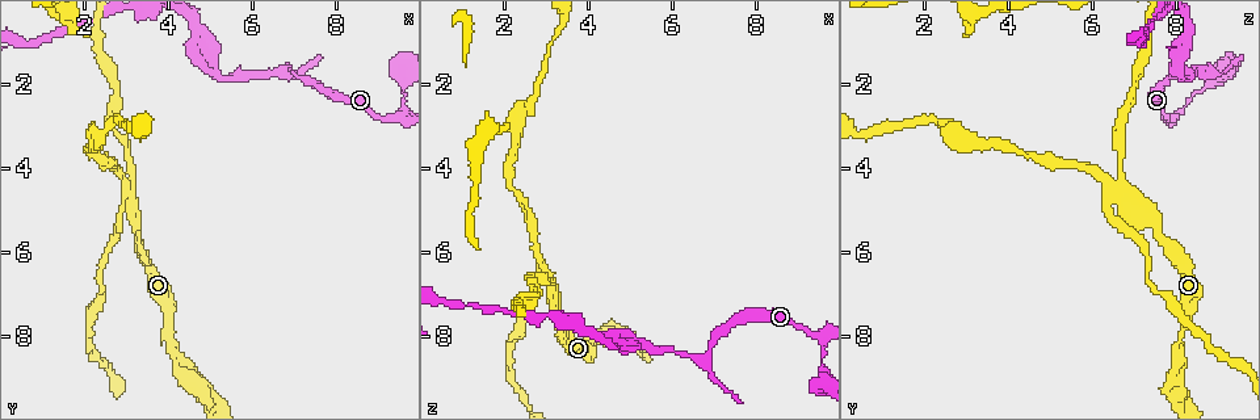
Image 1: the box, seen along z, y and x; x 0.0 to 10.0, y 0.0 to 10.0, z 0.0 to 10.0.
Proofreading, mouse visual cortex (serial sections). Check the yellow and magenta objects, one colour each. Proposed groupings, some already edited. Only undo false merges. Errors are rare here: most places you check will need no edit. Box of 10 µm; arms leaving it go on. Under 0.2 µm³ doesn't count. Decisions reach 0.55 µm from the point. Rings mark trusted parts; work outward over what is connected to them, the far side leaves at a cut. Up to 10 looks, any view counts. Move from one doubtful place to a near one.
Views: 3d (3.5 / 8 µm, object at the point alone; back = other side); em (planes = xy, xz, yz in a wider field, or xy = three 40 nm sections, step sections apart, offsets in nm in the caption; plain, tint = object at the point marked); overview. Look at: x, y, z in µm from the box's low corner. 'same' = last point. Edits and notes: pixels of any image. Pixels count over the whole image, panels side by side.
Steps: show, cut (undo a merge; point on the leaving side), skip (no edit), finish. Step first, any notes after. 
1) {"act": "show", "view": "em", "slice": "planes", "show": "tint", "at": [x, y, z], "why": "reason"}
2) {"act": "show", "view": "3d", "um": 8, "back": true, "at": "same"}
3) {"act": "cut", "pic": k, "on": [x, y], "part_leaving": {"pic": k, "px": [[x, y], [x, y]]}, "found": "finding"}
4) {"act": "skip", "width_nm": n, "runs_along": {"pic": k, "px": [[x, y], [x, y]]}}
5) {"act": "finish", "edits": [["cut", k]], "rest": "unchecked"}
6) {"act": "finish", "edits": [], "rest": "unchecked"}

{"act": "show", "view": "3d", "um": 3.5, "at": [6.70, 1.80, 8.60]}

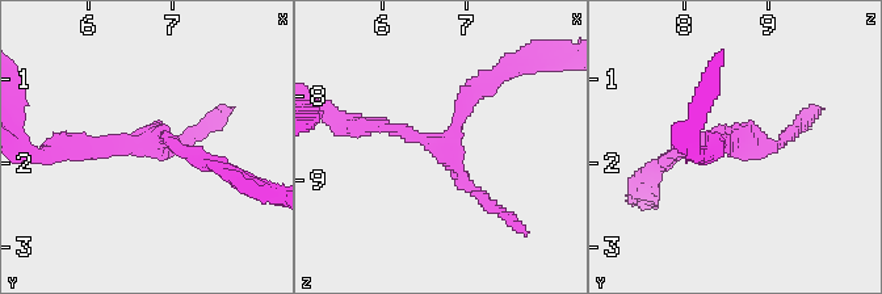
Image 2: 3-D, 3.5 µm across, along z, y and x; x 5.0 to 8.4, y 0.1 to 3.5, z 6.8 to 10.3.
{"act": "show", "view": "em", "slice": "planes", "show": "tint", "at": [6.75, 1.75, 8.60]}

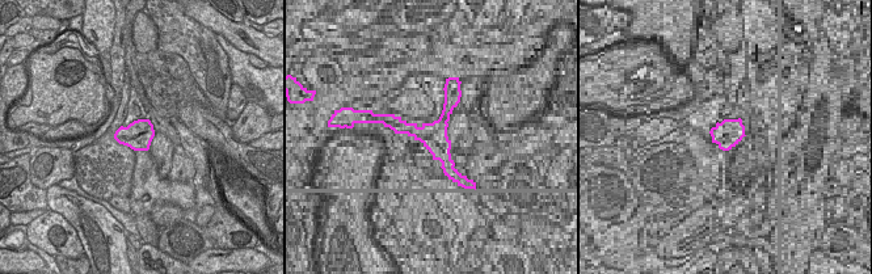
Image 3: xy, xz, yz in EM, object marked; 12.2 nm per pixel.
{"act": "skip", "found": "one cell here"}

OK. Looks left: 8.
{"act": "show", "view": "3d", "um": 8, "at": [3.10, 4.50, 6.55], "why": "four or more arms meet"}

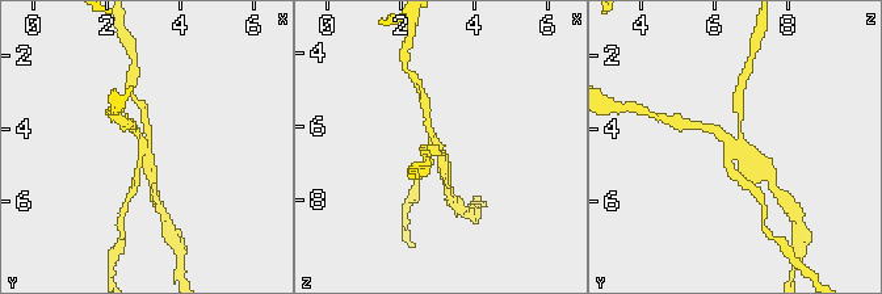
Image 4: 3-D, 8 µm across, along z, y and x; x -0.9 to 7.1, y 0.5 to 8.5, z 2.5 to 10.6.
{"act": "show", "view": "3d", "um": 3.5, "at": "same"}

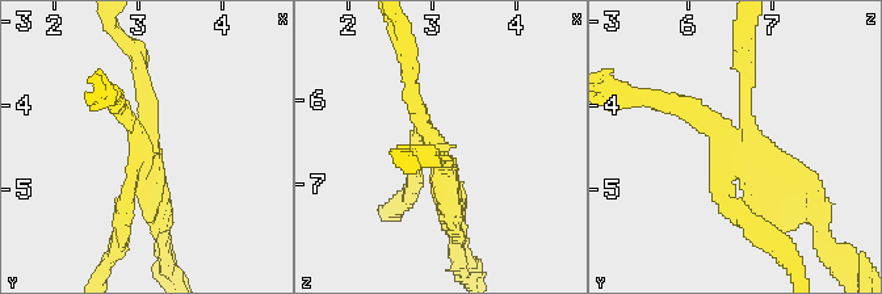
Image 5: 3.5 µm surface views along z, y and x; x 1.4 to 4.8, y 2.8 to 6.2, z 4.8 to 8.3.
{"act": "show", "view": "em", "slice": "xy", "step": 5, "show": "tint", "at": [3.05, 4.55, 6.55], "arms": 4, "arm_widths_nm": [150, 200, 200, 250]}

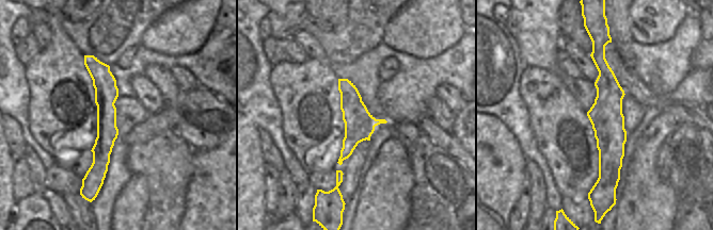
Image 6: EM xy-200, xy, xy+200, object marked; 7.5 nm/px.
{"act": "cut", "pic": 5, "on": [735, 218], "part_leaving": {"pic": 5, "px": [[736, 150], [697, 109], [633, 97]]}, "found": "two cells meet here"}

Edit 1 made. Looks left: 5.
{"act": "show", "view": "overview", "why": "redraw"}

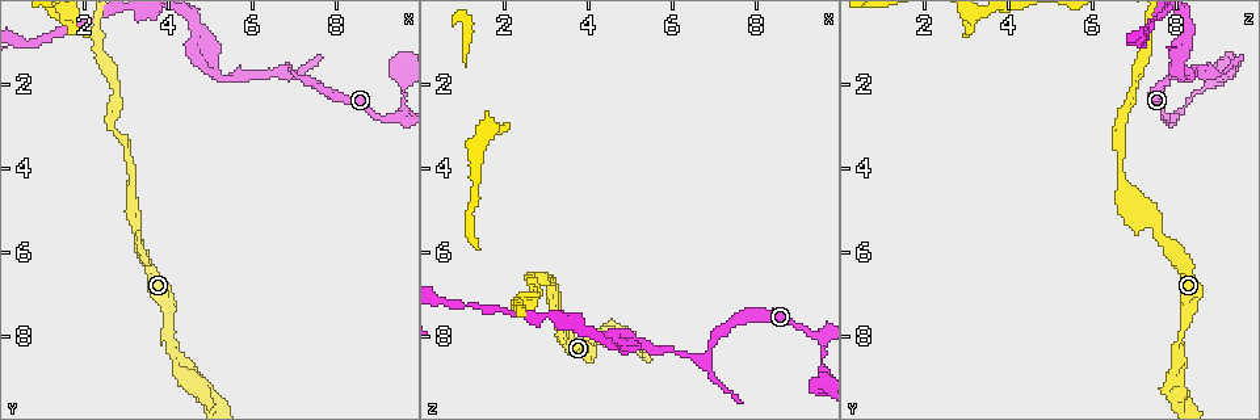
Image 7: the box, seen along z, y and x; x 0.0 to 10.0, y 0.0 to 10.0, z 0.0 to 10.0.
{"act": "show", "view": "3d", "um": 3.5, "at": [4.30, 8.70, 8.00], "why": "sudden change in width"}

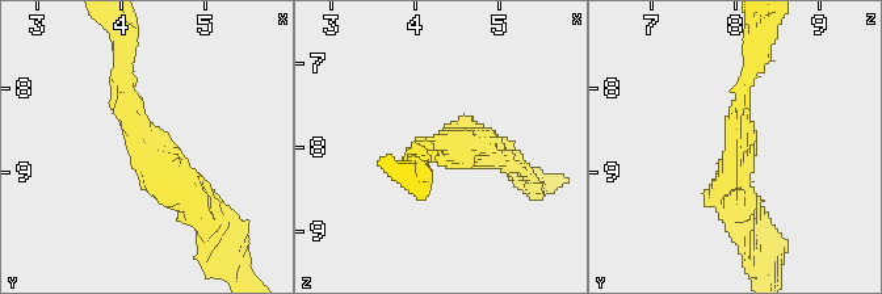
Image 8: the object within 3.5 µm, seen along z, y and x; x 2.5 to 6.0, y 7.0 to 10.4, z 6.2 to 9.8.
{"act": "show", "view": "em", "slice": "xy", "step": 1, "show": "tint", "at": [4.25, 8.70, 8.05]}

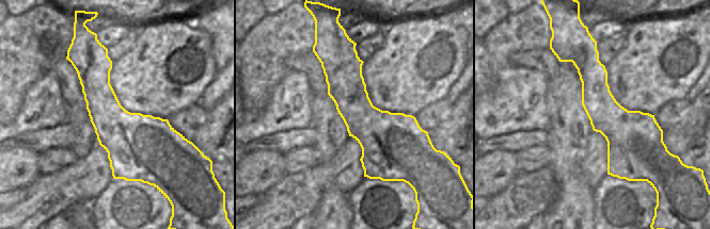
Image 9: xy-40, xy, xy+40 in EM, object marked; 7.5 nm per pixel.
{"act": "skip", "arm_widths_nm": [200, 350], "runs_along": {"pic": 8, "px": [[118, 67], [138, 143], [198, 211]]}, "found": "one cell here"}

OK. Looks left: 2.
{"act": "show", "view": "3d", "um": 3.5, "at": [1.10, 0.95, 7.30], "why": "thin neck"}

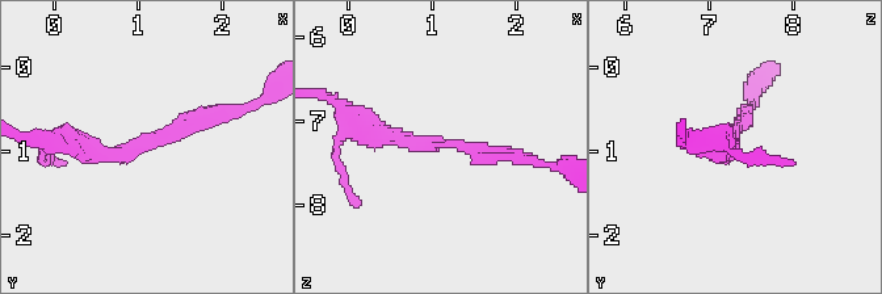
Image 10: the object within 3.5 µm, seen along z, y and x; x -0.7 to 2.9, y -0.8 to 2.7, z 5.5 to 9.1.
{"act": "show", "view": "em", "slice": "xy", "step": 2, "show": "tint", "at": [1.10, 0.95, 7.30], "arm_widths_nm": [200, 200]}

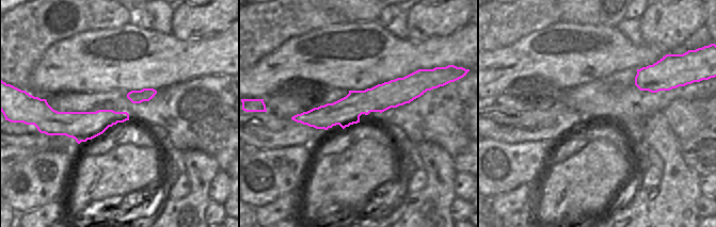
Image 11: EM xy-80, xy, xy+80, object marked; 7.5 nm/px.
{"act": "skip", "runs_along": {"pic": 10, "px": [[516, 156], [362, 126]]}, "found": "all the same cell"}

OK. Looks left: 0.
{"act": "finish", "edits": [["cut", 5]], "rest": "unchecked"}

